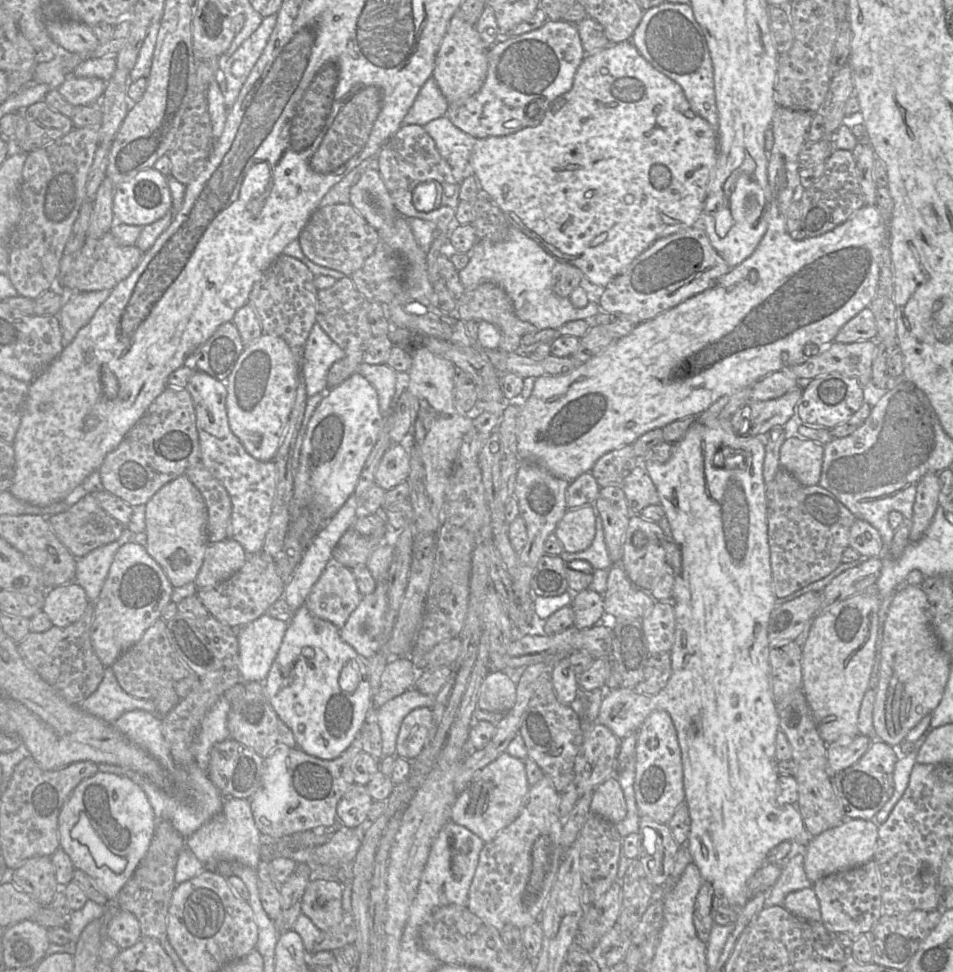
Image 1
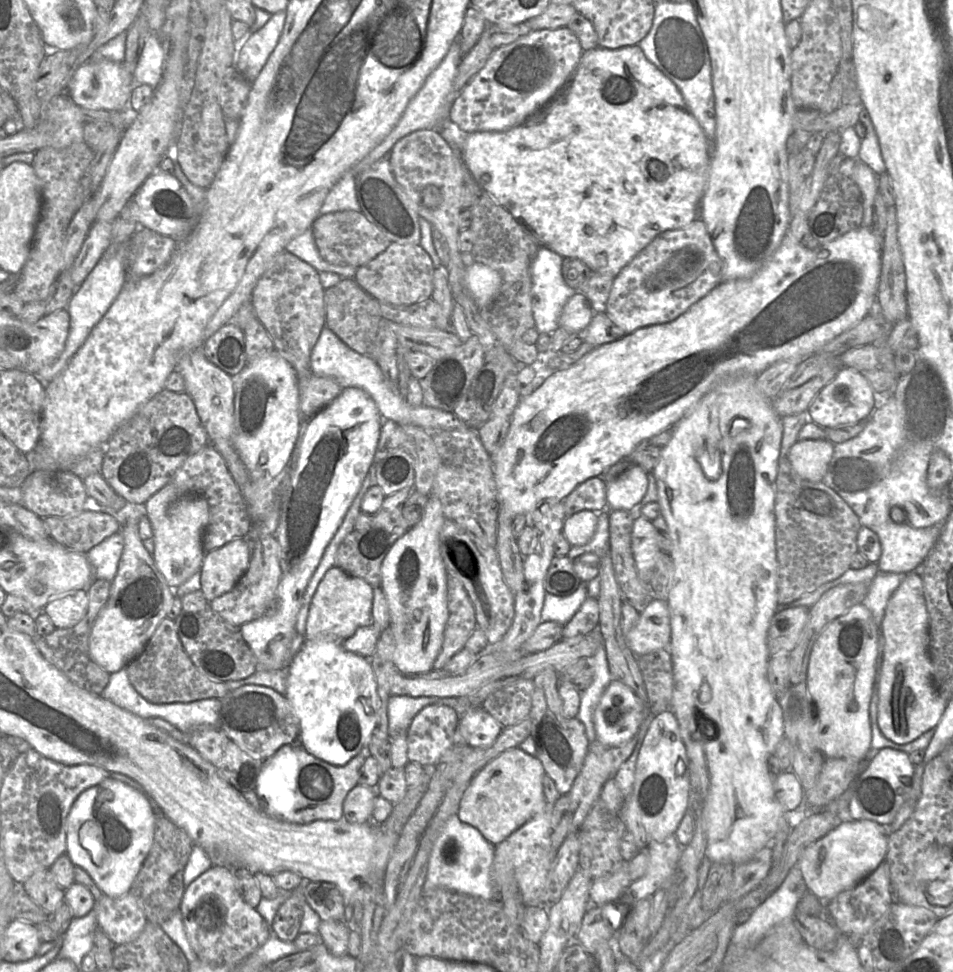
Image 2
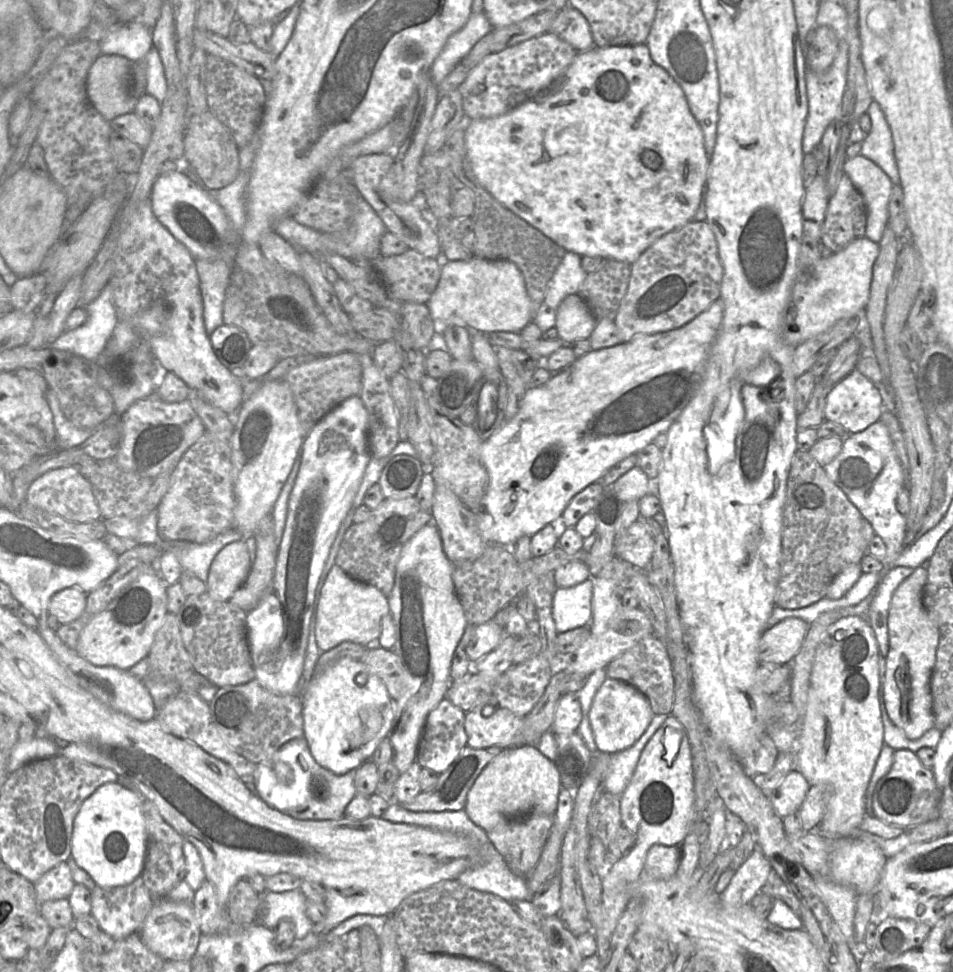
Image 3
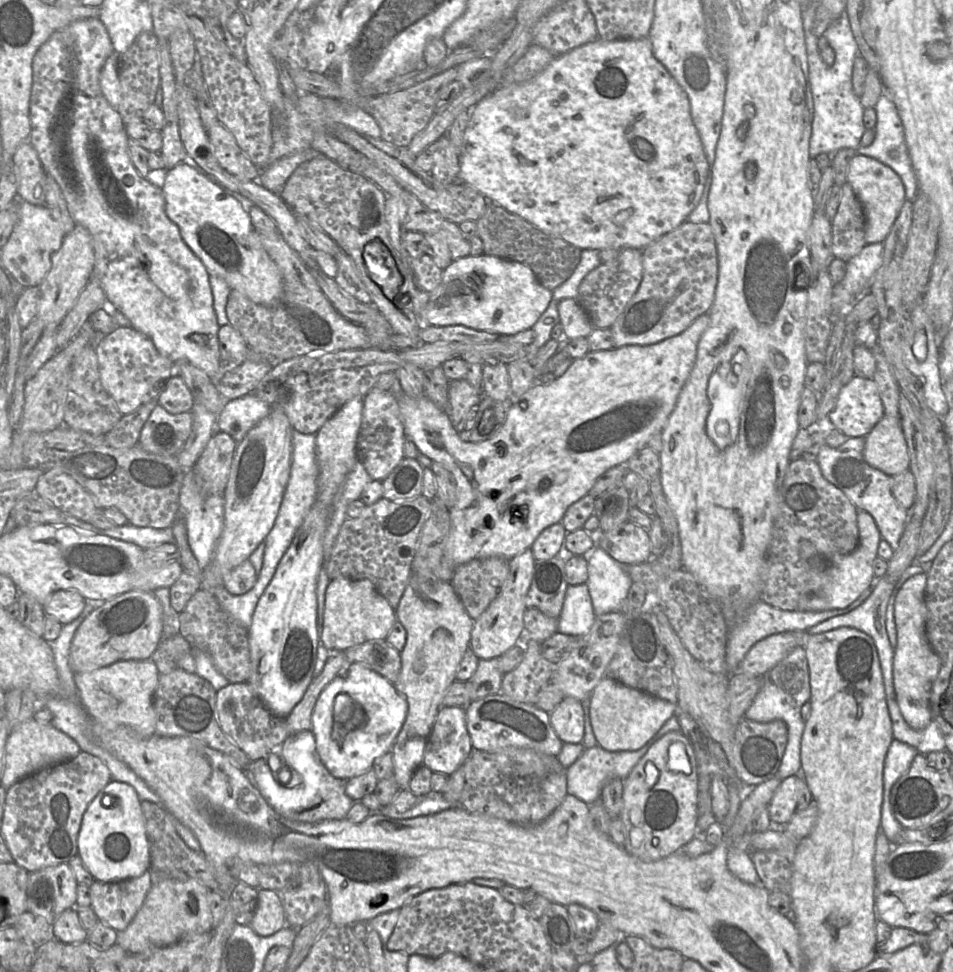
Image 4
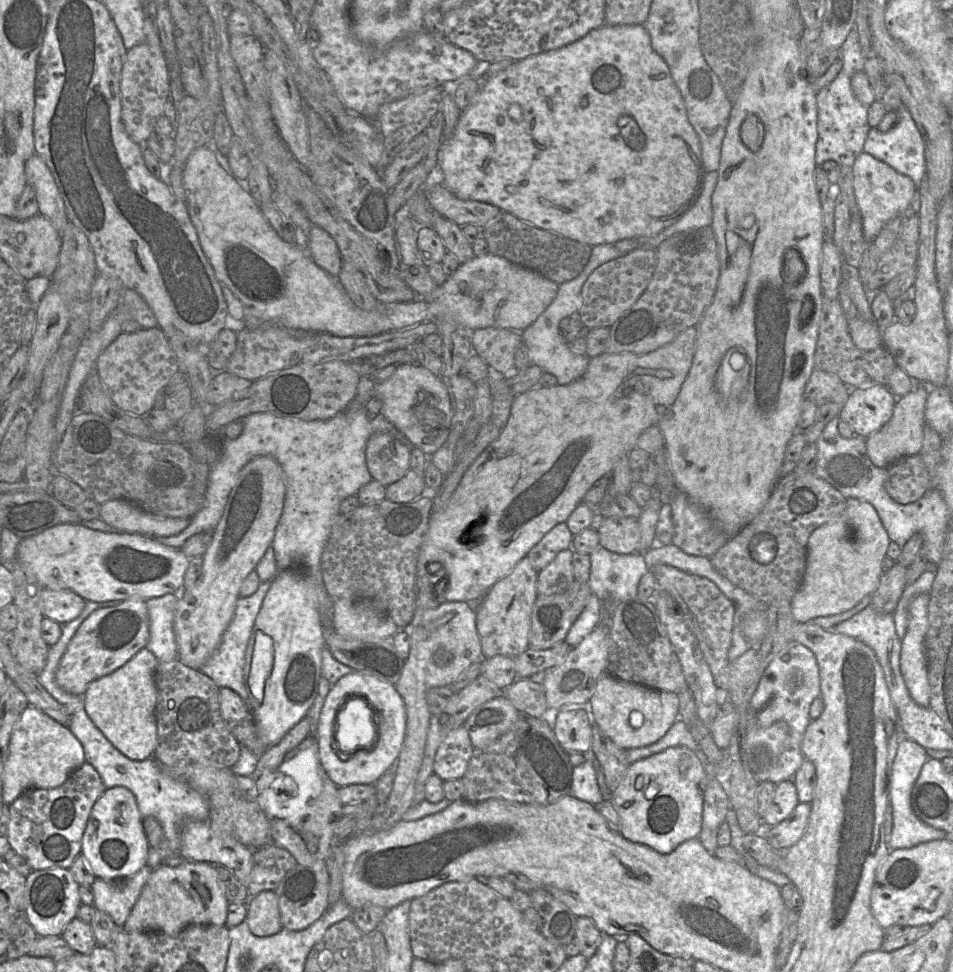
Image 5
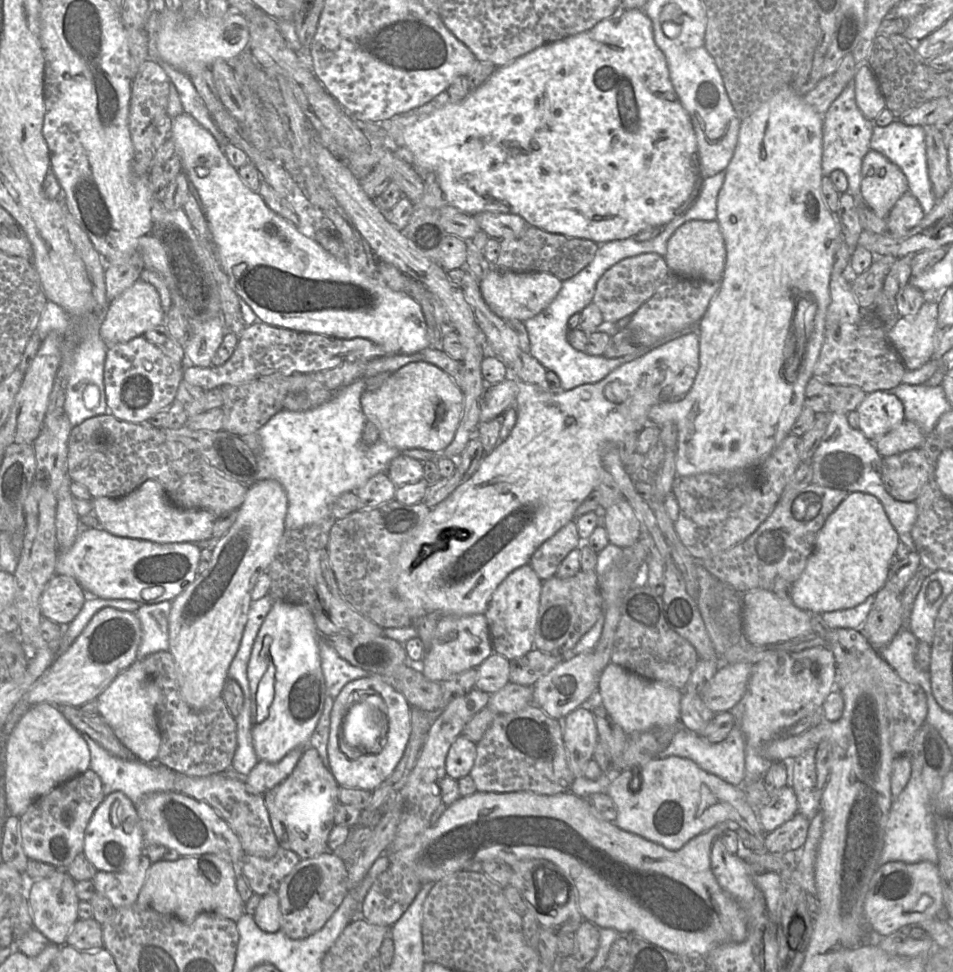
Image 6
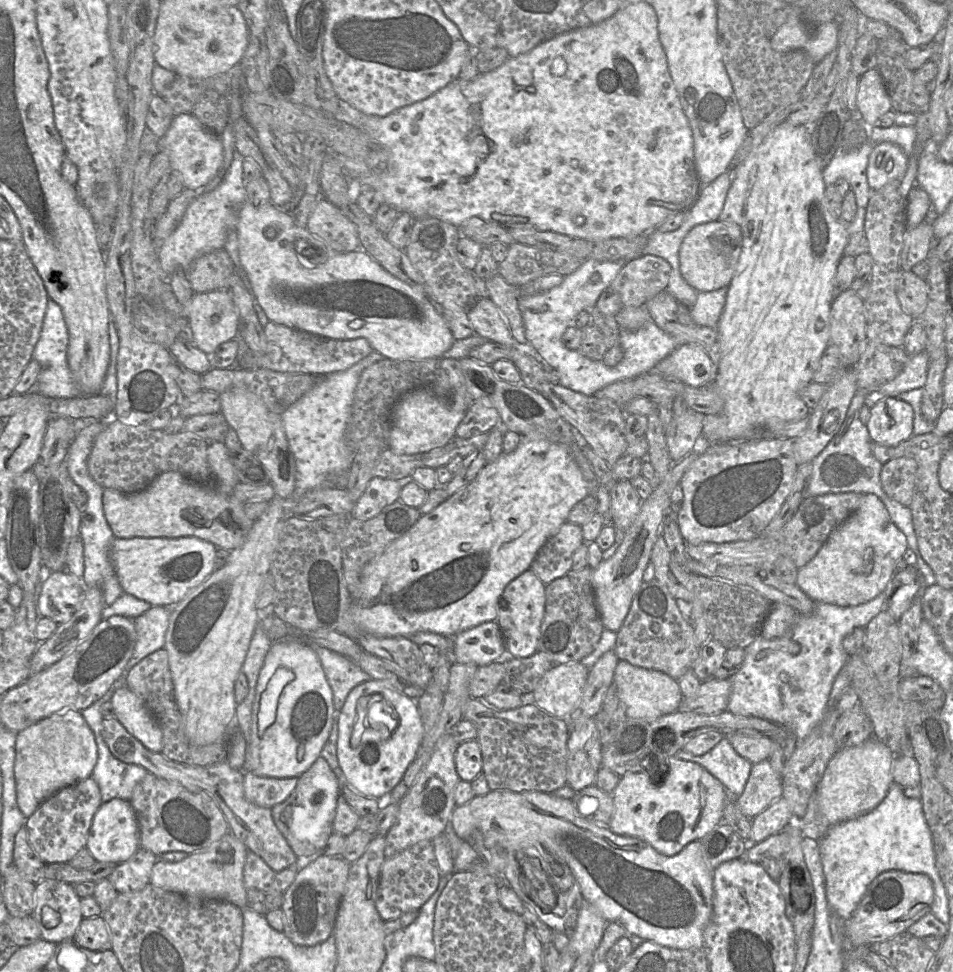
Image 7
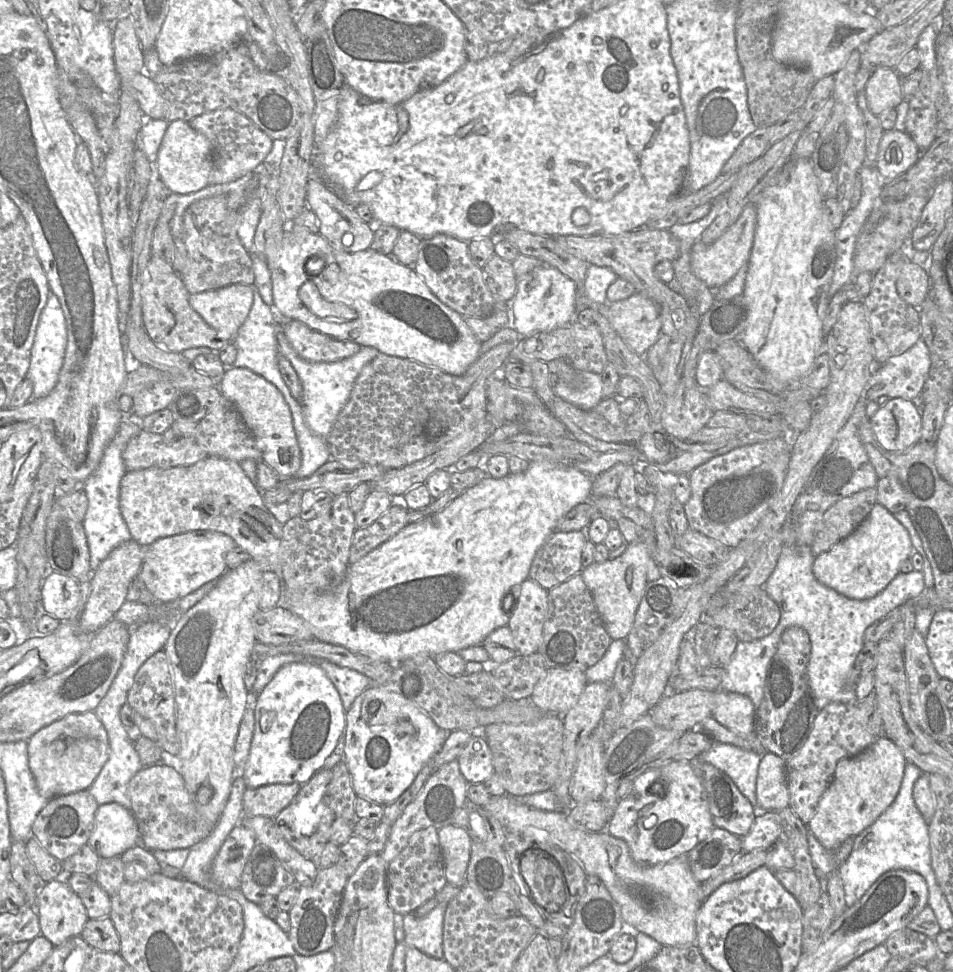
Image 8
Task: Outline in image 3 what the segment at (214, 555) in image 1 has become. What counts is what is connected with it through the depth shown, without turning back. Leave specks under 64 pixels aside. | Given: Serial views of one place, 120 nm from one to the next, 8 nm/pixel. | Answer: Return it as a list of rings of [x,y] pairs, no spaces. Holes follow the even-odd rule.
[[[237,540],[224,546],[211,562],[206,592],[217,601],[228,601],[243,584],[251,569],[247,545]]]

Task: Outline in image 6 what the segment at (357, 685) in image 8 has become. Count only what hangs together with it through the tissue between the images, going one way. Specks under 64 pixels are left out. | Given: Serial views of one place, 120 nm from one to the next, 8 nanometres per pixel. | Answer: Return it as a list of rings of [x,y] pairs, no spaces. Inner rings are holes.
[[[324,636],[318,642],[321,668],[324,677],[325,692],[333,699],[348,682],[371,675],[342,659],[325,641]]]

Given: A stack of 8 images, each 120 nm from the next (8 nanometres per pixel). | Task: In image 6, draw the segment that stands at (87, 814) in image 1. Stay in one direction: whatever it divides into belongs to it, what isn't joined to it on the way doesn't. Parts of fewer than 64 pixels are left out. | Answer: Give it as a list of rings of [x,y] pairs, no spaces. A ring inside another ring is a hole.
[[[121,791],[105,796],[85,831],[83,853],[98,871],[121,872],[144,853],[140,818],[133,802]]]

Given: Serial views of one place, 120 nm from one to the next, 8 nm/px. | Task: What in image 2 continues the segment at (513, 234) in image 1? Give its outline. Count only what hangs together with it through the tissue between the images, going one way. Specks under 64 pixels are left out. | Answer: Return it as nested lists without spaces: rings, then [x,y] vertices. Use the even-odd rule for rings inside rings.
[[[539,246],[531,263],[532,311],[535,327],[539,333],[553,333],[560,327],[560,316],[564,305],[577,291],[569,287],[562,277],[564,257],[544,246]]]

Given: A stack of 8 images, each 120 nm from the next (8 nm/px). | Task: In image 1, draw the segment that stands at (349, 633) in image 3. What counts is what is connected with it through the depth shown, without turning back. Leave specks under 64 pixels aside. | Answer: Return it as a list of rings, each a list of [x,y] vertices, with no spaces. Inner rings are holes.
[[[330,562],[313,585],[305,605],[313,616],[332,623],[340,630],[350,614],[357,608],[361,599],[362,595],[357,587],[352,570],[335,562]]]

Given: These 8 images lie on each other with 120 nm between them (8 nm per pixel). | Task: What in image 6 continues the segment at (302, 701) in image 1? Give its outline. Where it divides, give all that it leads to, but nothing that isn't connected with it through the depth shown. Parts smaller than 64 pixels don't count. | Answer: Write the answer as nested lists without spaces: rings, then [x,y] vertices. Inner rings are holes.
[[[369,675],[348,682],[334,698],[330,716],[330,730],[328,739],[328,758],[330,772],[339,787],[360,788],[374,791],[394,771],[402,758],[411,733],[411,706],[405,697],[383,680],[381,676]],[[376,695],[377,713],[383,718],[380,739],[371,751],[349,746],[342,731],[342,723],[350,707],[367,698]]]

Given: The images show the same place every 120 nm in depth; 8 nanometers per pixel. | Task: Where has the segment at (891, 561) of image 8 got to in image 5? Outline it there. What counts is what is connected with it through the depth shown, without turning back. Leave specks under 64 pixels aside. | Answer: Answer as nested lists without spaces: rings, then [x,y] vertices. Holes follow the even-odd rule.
[[[848,498],[844,512],[838,518],[835,518],[814,530],[808,539],[804,576],[800,588],[791,600],[791,612],[794,619],[798,623],[806,623],[811,622],[817,617],[825,617],[840,614],[856,606],[864,597],[872,595],[879,585],[879,581],[882,576],[881,564],[883,559],[886,557],[887,549],[890,542],[891,540],[888,536],[885,527],[883,526],[880,520],[880,517],[876,509],[868,502],[856,498]]]

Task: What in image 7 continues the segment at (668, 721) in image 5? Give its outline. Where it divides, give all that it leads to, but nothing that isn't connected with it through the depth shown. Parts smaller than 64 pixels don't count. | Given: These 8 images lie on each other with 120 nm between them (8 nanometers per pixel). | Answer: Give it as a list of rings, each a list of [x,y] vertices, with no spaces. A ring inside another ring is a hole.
[[[619,660],[614,672],[613,682],[617,686],[620,699],[625,705],[626,716],[635,719],[656,719],[678,711],[683,699],[678,681],[669,675],[646,669]]]

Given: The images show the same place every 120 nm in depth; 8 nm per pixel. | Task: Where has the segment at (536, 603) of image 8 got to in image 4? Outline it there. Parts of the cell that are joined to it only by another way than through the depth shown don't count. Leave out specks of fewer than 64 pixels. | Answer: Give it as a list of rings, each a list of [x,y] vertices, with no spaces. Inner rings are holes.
[[[531,548],[510,559],[509,574],[500,592],[486,610],[474,620],[470,648],[479,659],[499,658],[505,651],[522,642],[525,635],[526,596],[535,571],[536,559]]]

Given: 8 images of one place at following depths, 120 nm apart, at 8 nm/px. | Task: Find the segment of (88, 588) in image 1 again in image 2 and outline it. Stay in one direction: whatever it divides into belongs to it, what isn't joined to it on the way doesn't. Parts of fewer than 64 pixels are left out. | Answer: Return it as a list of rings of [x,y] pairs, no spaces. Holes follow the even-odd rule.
[[[118,531],[85,553],[93,569],[94,579],[113,580],[123,547],[124,539]]]

